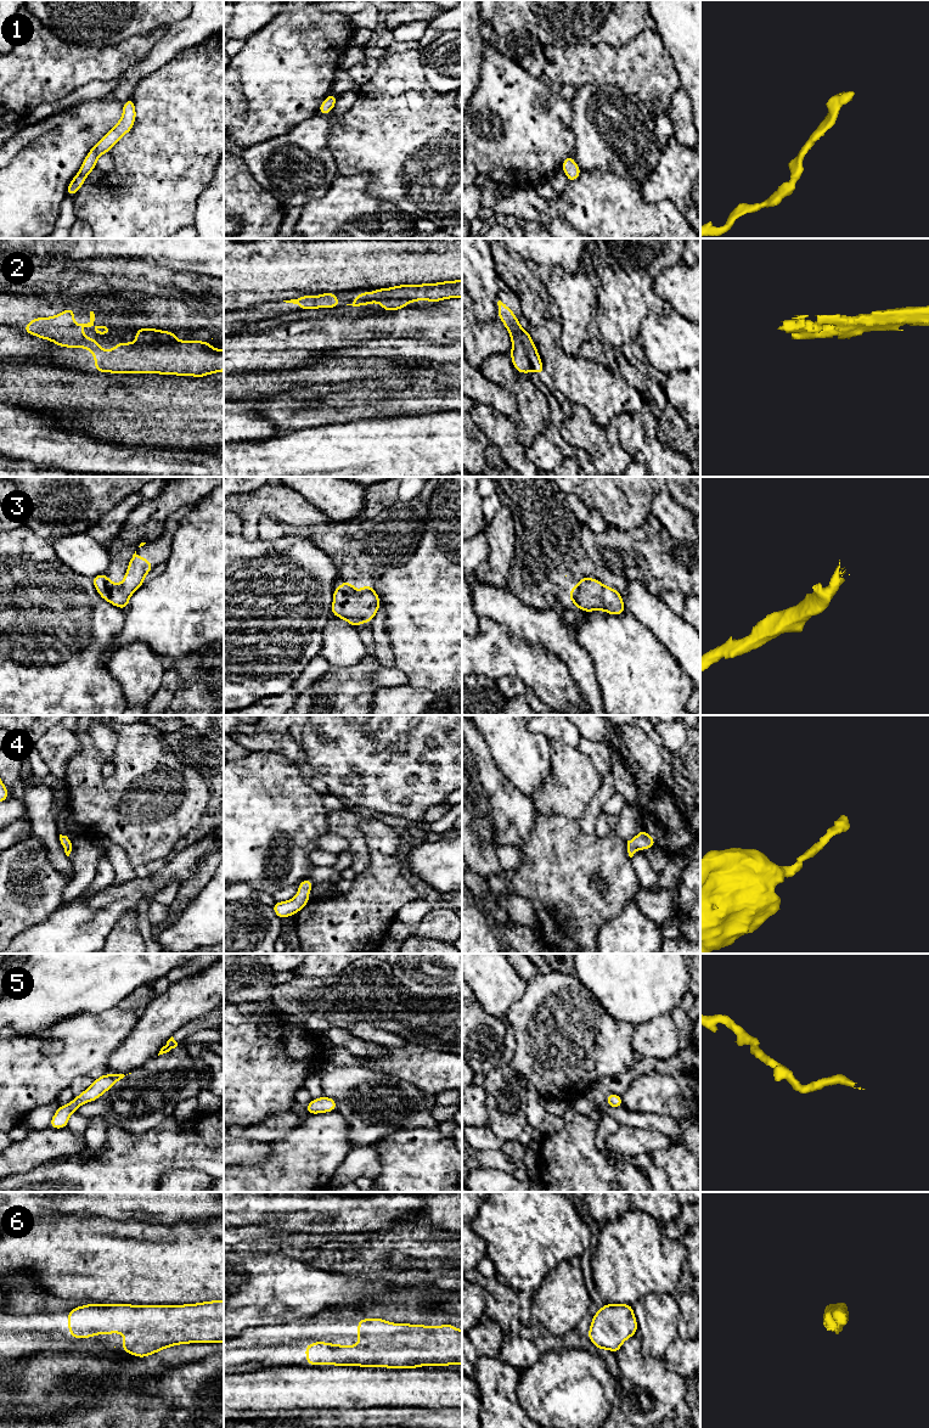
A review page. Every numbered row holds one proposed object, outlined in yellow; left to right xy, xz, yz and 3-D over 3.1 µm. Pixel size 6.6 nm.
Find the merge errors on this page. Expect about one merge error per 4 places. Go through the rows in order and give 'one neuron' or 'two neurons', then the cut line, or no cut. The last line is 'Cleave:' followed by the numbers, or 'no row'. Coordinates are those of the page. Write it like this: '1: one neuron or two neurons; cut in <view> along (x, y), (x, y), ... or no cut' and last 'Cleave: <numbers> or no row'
1: one neuron; no cut
2: one neuron; no cut
3: one neuron; no cut
4: one neuron; no cut
5: one neuron; no cut
6: one neuron; no cut
Cleave: no row

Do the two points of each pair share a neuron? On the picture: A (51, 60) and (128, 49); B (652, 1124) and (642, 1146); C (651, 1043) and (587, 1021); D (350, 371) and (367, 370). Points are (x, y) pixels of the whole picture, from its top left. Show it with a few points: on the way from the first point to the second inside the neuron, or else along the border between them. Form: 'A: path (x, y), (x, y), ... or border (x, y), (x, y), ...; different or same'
A: path (71, 60), (108, 60); same
B: border (621, 1125), (657, 1129), (674, 1142); different
C: border (635, 1027), (631, 1034), (631, 1047), (634, 1051); different
D: path (354, 370), (364, 370); same

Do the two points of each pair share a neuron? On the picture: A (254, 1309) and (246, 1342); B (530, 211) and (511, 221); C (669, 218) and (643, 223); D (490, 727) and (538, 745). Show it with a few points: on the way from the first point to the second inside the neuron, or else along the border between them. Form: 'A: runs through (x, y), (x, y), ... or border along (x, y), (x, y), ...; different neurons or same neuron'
A: border along (277, 1324), (259, 1324), (236, 1334); different neurons
B: border along (516, 217), (507, 215), (502, 219); different neurons
C: runs through (663, 219), (649, 219); same neuron
D: runs through (502, 731), (516, 745), (525, 745); same neuron

